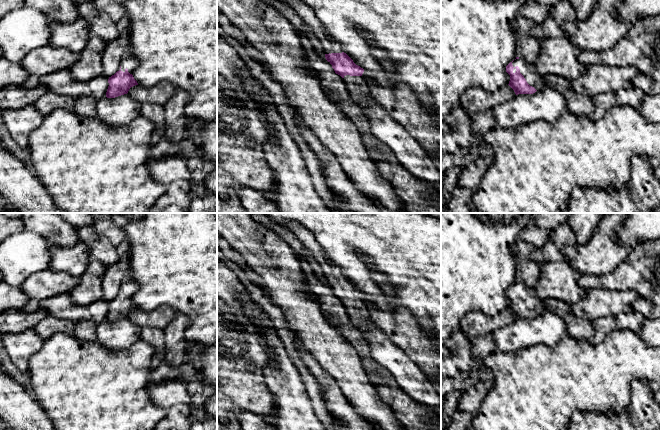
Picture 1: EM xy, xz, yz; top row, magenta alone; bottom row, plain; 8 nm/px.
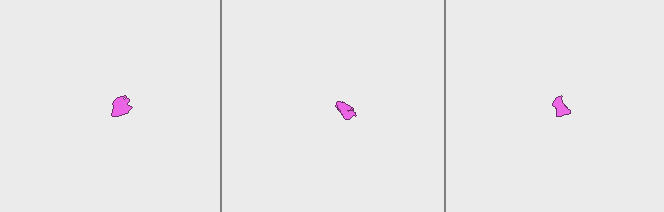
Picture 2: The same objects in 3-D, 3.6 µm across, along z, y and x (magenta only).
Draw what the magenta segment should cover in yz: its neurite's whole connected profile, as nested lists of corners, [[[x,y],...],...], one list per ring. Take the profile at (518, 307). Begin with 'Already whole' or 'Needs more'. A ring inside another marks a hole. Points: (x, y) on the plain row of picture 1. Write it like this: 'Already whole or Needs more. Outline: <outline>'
Needs more. Outline: [[[516,281],[506,290],[510,299],[509,310],[515,318],[533,318],[546,311],[543,300],[537,297],[534,288],[528,288],[523,282]]]

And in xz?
Needs more. Outline: [[[296,221],[278,223],[289,229],[309,251],[311,257],[320,265],[326,284],[332,289],[335,297],[340,299],[346,308],[351,321],[365,332],[369,323],[373,323],[365,303],[362,301],[364,293],[356,289],[353,284],[343,276],[340,268],[330,264],[322,247],[314,234]]]

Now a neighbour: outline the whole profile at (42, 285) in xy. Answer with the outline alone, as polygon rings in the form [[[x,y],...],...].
[[[50,269],[39,271],[29,276],[21,289],[29,297],[22,313],[33,313],[40,308],[40,303],[51,297],[69,294],[79,283],[79,277]]]

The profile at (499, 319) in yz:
[[[509,309],[495,315],[473,311],[461,319],[459,330],[464,332],[468,339],[471,339],[480,335],[492,334],[498,328],[506,326],[515,319],[514,314]]]

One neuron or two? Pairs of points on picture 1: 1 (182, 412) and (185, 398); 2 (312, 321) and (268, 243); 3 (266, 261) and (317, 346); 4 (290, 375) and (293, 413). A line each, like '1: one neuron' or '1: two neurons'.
1: two neurons
2: one neuron
3: one neuron
4: one neuron

